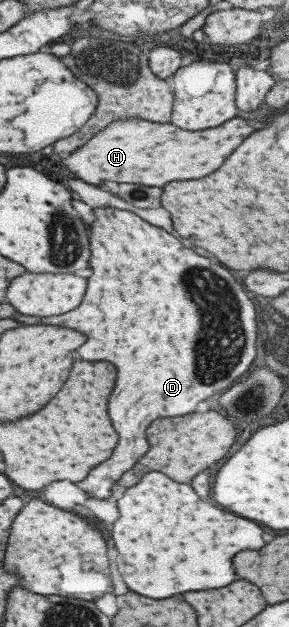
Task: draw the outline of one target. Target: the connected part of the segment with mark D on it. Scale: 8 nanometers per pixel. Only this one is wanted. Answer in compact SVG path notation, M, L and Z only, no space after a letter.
M95 208L93 215L94 221L88 225L89 238L89 262L88 267L93 270L93 274L86 280L87 290L85 290L85 296L81 299L79 306L75 307L69 312L55 315L52 317L43 318L45 325L61 325L71 329L77 329L79 332L85 332L87 340L85 344L81 344L81 348L77 348L79 352L79 358L81 360L87 360L87 362L111 362L117 370L117 382L115 382L115 388L109 396L109 402L107 402L107 414L109 414L109 420L111 420L111 426L113 430L117 432L117 446L113 448L111 456L107 460L103 460L103 464L97 464L77 486L85 492L87 498L109 498L111 496L111 484L123 474L127 472L139 456L143 456L147 452L147 440L145 440L145 428L149 426L149 422L163 417L176 417L184 414L193 413L195 406L201 402L201 400L213 399L225 386L230 386L233 380L239 379L241 374L245 374L251 367L253 362L253 356L255 356L255 308L253 308L253 302L249 302L249 298L245 296L241 284L229 274L227 268L221 268L219 264L211 264L207 258L203 256L197 256L193 254L193 250L185 248L183 244L179 244L173 236L165 234L163 230L155 226L151 226L149 222L145 222L143 218L139 218L135 212L131 210L115 210L115 208Z

